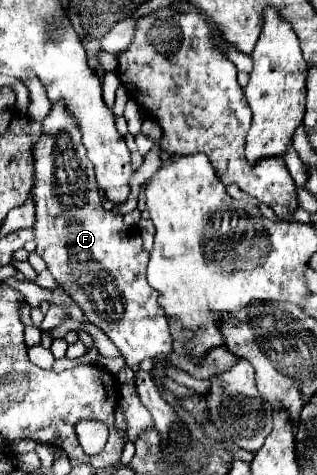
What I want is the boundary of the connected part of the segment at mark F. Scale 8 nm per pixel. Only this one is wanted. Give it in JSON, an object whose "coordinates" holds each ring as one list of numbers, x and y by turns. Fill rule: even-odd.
{"coordinates":[[64,103,52,105,42,123,42,137,34,149,34,197,36,197,36,225,34,241,36,253,46,261,48,271,60,287,86,311,86,317,100,327,110,341,120,349,128,367,136,373,140,363,148,357,166,357,172,351,172,337,168,319,158,305,158,293,146,281,148,253,142,247,142,237,136,227,128,227,122,215,102,209,102,195,96,185,94,167,86,157,82,135,76,119,64,111]]}

